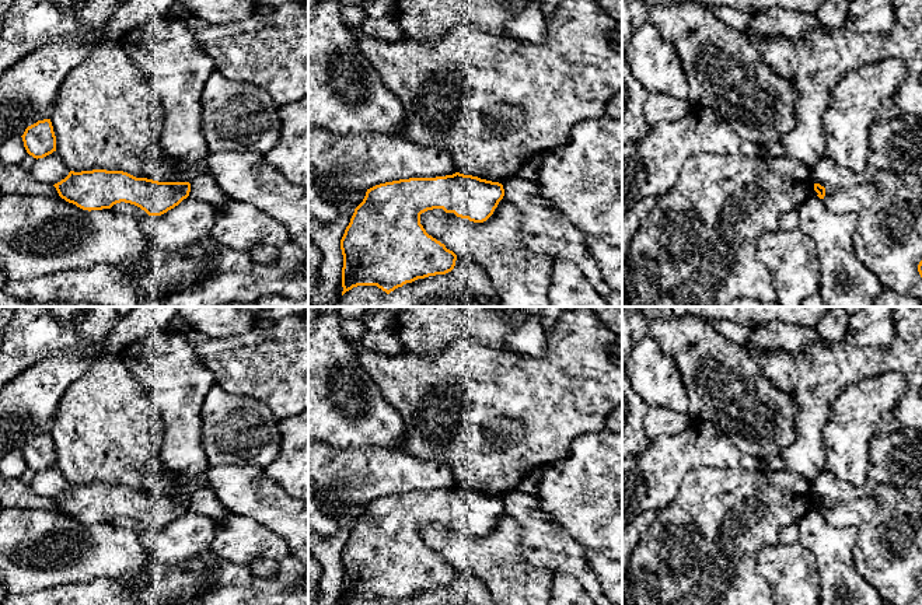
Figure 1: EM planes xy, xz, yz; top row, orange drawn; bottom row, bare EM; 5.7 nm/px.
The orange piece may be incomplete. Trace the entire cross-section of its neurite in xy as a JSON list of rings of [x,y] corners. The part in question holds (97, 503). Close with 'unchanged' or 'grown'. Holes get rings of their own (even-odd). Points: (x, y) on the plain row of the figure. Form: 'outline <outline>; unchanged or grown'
outline [[[92,483],[74,486],[53,499],[62,513],[83,524],[111,522],[125,515],[161,529],[189,510],[189,496],[158,496],[123,485]]]; unchanged

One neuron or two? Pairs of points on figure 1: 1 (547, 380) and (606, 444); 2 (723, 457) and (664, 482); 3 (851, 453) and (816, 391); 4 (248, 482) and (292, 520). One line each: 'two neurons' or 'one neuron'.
1: two neurons
2: one neuron
3: two neurons
4: one neuron

